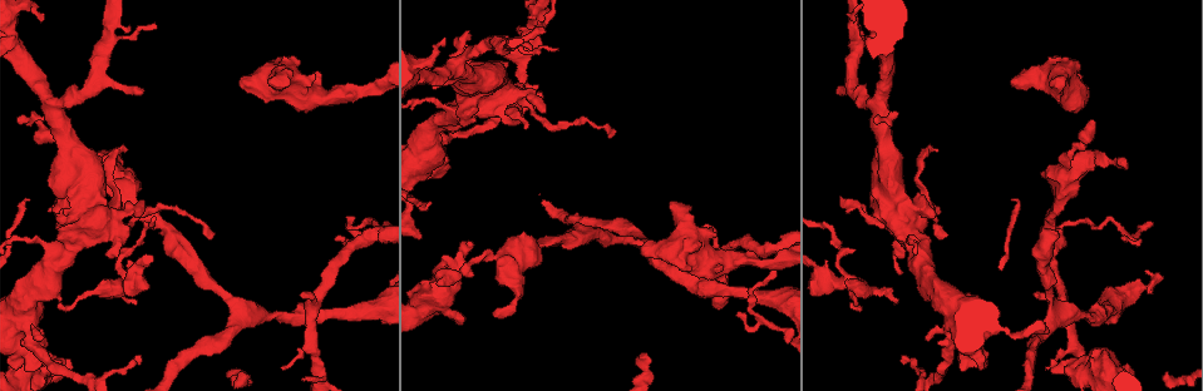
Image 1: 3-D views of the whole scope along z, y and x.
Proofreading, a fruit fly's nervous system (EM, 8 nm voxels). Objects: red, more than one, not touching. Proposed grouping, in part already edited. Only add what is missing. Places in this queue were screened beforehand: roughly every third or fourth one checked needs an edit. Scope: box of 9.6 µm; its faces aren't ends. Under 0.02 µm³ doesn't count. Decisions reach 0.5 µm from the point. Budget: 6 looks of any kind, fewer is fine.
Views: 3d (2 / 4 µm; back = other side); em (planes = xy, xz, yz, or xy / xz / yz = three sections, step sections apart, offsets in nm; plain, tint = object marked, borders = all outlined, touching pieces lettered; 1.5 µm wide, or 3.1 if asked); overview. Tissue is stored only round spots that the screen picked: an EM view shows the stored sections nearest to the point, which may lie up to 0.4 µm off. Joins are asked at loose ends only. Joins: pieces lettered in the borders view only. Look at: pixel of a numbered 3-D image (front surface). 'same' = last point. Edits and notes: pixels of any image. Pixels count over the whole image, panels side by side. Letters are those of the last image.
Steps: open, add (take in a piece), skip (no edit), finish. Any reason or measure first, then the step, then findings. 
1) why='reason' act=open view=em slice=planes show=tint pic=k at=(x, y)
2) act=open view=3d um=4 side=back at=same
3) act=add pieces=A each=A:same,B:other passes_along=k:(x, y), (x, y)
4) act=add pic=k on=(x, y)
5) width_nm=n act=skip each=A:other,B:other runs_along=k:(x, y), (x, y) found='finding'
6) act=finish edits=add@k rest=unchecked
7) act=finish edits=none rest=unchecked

why='free end' act=open view=em slice=xy step=4 show=tint pic=1 at=(849, 306)

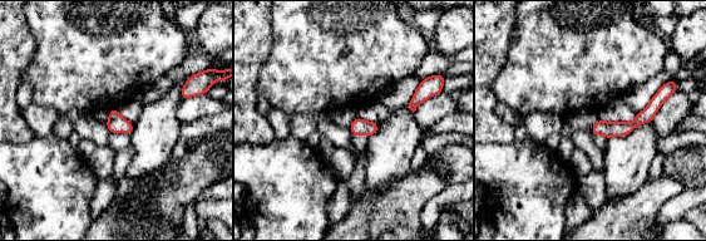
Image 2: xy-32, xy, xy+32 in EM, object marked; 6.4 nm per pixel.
act=open view=em slice=planes show=borders at=same

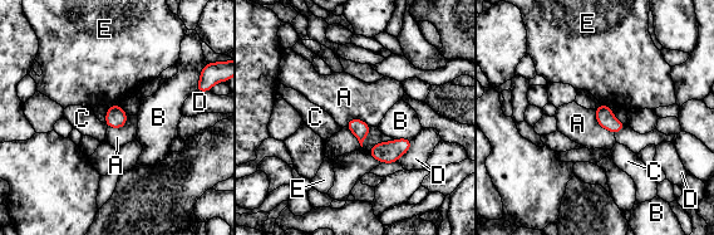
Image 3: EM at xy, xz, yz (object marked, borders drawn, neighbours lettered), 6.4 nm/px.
width_nm=110 act=skip each=A:other,B:other,C:other,D:other,E:other found='none of them fits'

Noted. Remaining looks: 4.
why='thick end' act=open view=3d um=2 pic=1 at=(961, 371)

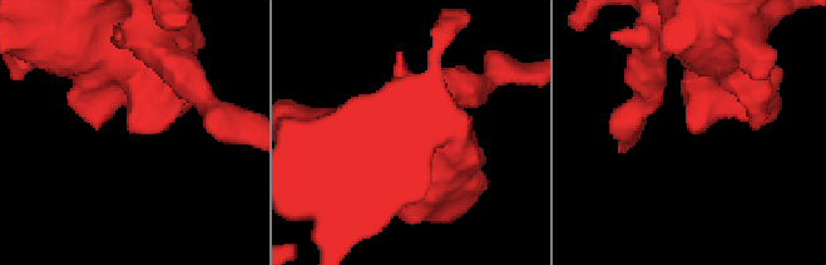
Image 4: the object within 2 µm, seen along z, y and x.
why='shape alone is not enough' act=open view=em slice=yz step=4 show=tint pic=4 at=(689, 126)

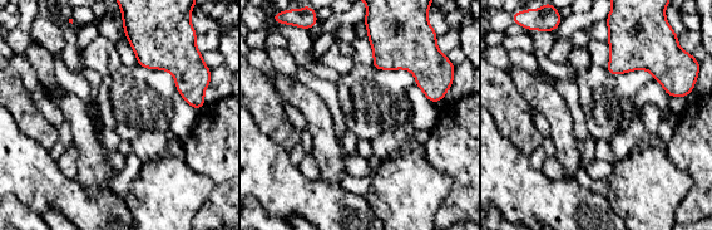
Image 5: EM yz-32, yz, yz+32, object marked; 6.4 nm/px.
act=open view=em slice=planes show=borders at=same

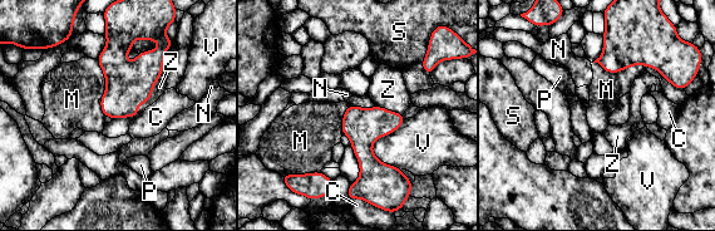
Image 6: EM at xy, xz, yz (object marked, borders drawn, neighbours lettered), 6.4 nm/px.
act=skip each=C:other,M:other,N:other,P:other,S:other,V:other,Z:other border=6:(172, 43), (138, 113) found='no lettered piece goes on from it'

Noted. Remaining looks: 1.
act=finish edits=none rest=unchecked

